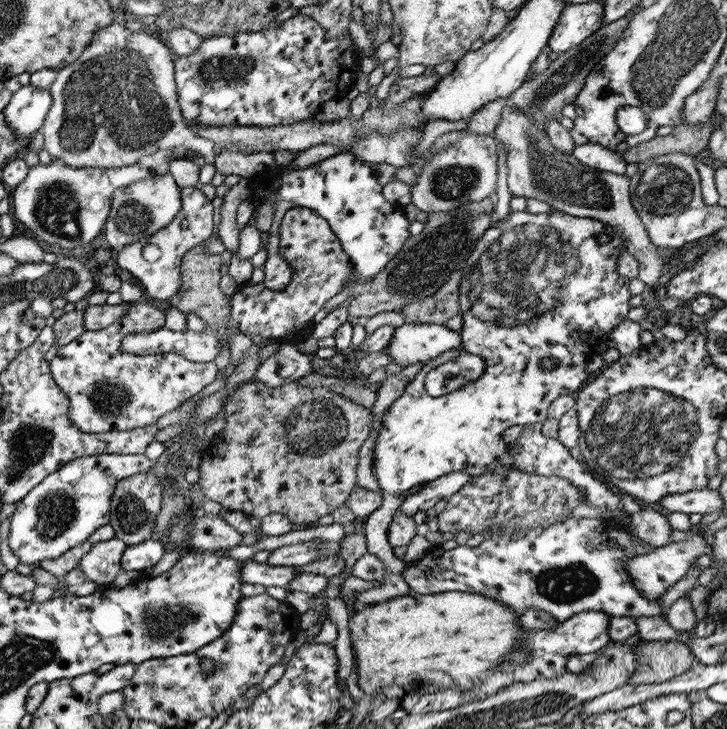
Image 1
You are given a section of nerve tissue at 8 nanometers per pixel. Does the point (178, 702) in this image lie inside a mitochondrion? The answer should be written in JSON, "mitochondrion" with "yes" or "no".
{"mitochondrion":"no"}

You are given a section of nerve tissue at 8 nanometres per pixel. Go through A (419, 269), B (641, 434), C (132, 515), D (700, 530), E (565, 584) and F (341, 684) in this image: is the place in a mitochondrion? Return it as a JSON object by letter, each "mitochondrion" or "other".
{"A":"mitochondrion","B":"mitochondrion","C":"mitochondrion","D":"other","E":"mitochondrion","F":"other"}

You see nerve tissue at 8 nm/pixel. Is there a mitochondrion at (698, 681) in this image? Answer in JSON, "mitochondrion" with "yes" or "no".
{"mitochondrion":"no"}

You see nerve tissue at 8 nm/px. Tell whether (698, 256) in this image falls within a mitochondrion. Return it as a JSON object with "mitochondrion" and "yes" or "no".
{"mitochondrion":"no"}

